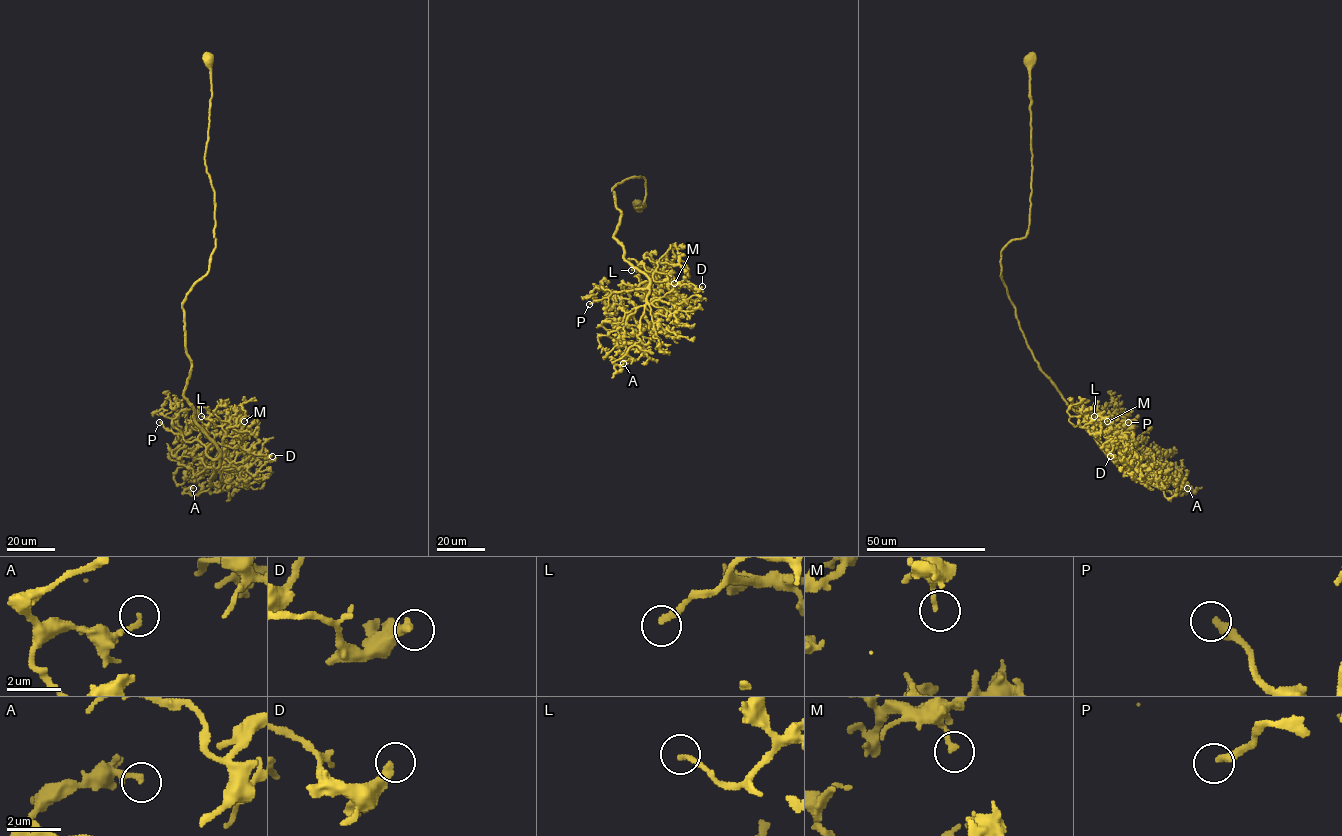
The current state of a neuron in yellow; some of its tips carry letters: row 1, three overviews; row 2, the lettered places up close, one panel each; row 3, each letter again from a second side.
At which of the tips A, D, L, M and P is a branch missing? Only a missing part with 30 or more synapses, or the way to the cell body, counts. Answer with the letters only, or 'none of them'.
L, P

